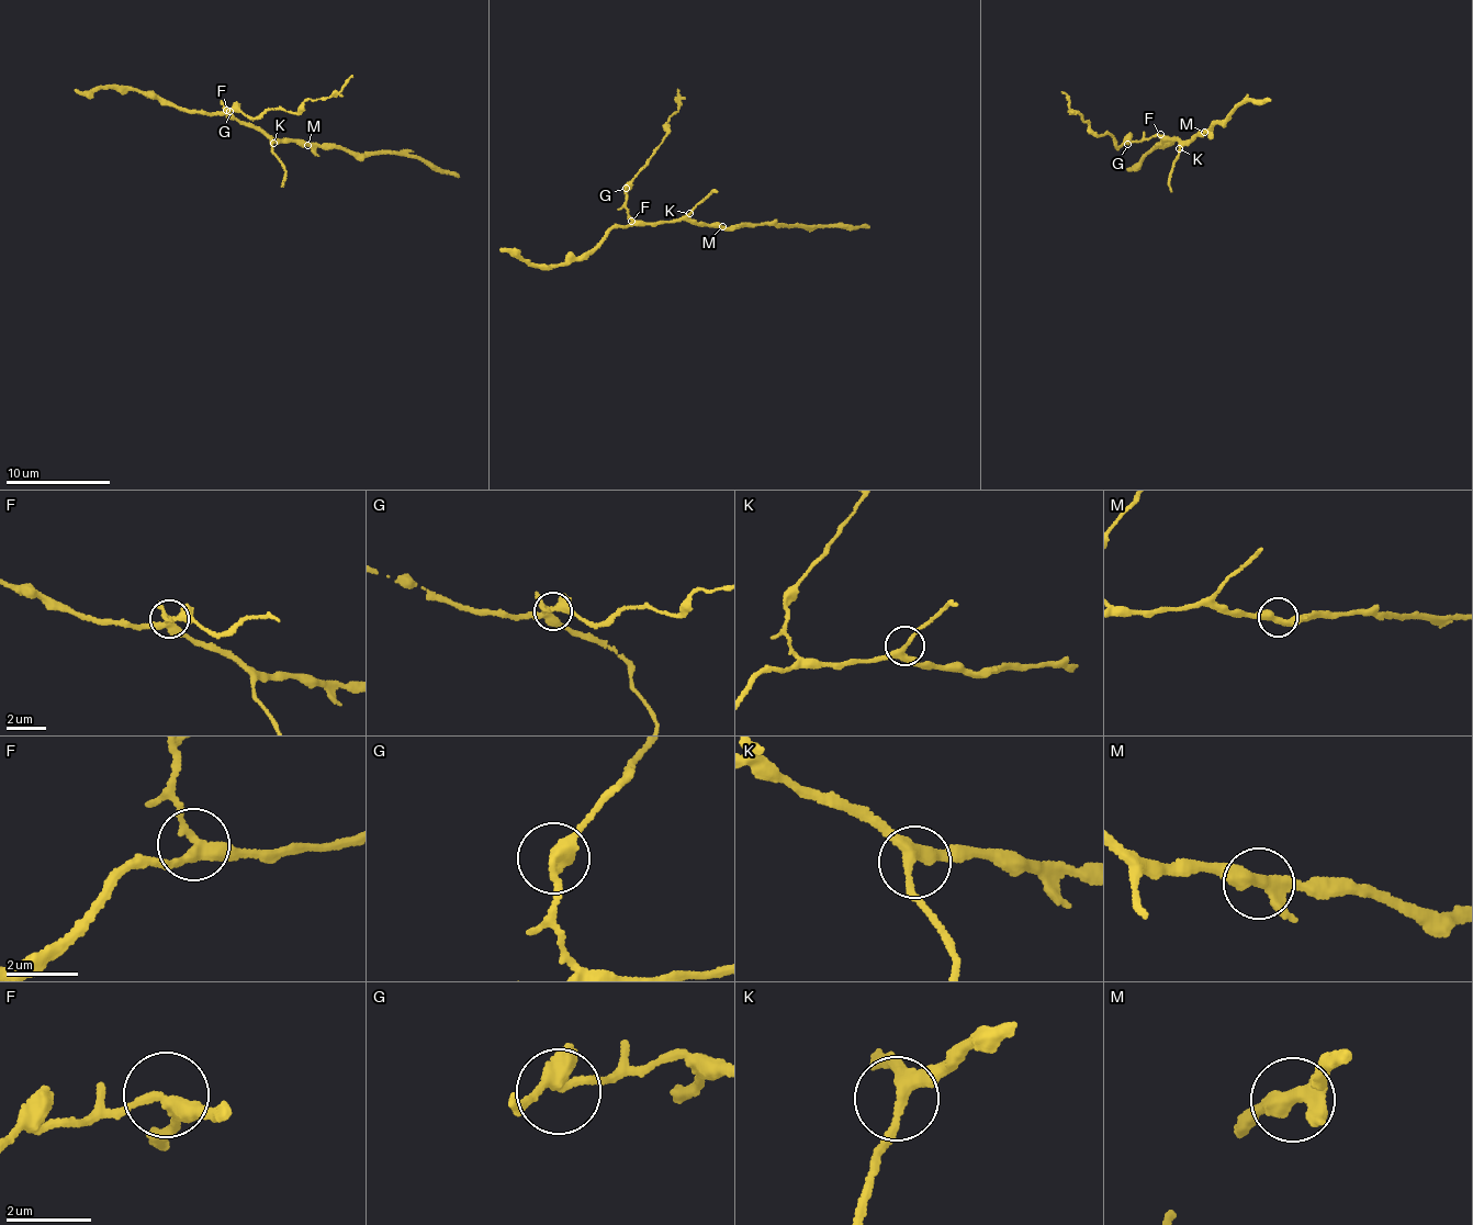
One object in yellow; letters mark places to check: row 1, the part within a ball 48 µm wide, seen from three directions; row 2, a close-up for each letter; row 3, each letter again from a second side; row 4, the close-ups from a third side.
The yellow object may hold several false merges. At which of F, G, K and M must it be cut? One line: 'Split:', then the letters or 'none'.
Split: none

